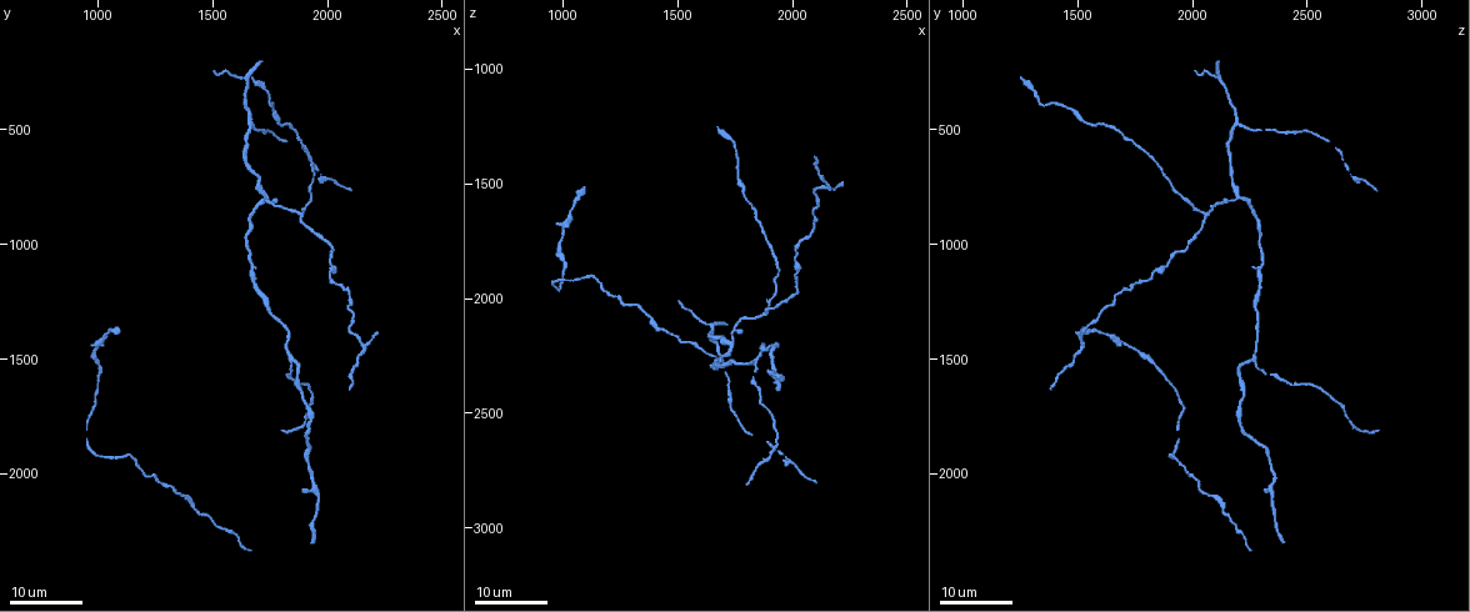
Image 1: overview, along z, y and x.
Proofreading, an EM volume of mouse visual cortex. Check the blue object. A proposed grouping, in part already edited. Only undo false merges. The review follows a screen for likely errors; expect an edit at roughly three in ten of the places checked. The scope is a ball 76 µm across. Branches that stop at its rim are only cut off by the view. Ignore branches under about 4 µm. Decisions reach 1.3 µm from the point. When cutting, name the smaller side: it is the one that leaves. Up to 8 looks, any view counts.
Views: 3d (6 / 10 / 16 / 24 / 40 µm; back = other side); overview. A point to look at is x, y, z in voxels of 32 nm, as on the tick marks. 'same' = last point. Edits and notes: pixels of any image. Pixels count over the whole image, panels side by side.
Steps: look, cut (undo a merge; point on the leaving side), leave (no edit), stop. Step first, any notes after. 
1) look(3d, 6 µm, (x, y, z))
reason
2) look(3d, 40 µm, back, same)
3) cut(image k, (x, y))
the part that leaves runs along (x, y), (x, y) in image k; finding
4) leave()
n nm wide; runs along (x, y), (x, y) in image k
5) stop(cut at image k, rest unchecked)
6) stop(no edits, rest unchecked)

look(3d, 24 µm, (1670, 470, 2210))
arms part here

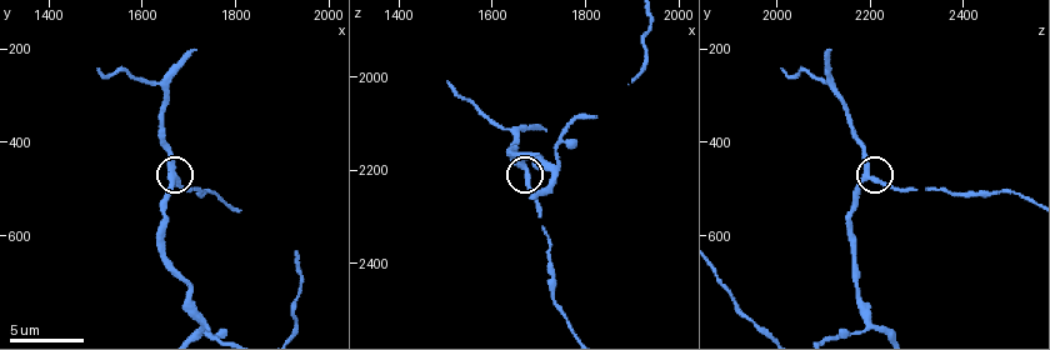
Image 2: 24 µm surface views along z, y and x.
look(3d, 10 µm, (1675, 475, 2205))

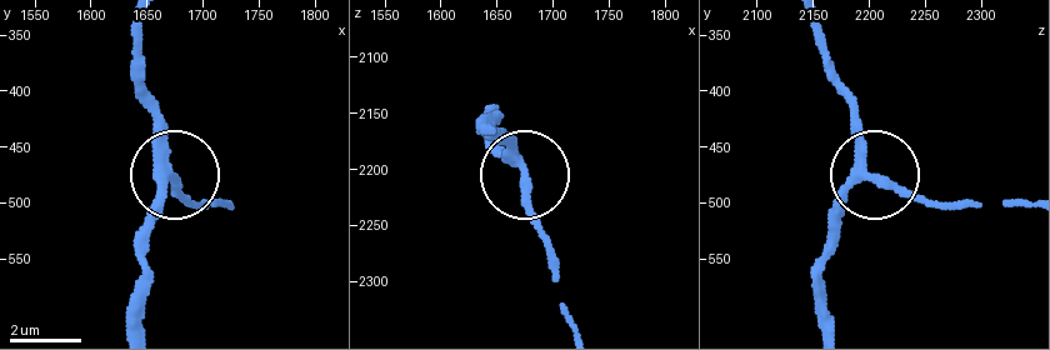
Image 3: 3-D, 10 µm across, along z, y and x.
leave()
side arm 14 µm; runs along (146, 328), (146, 220), (168, 181), (155, 98) in image 3; all the same neuron

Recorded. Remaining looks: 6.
look(3d, 16 µm, (1890, 870, 2060))
arms part here

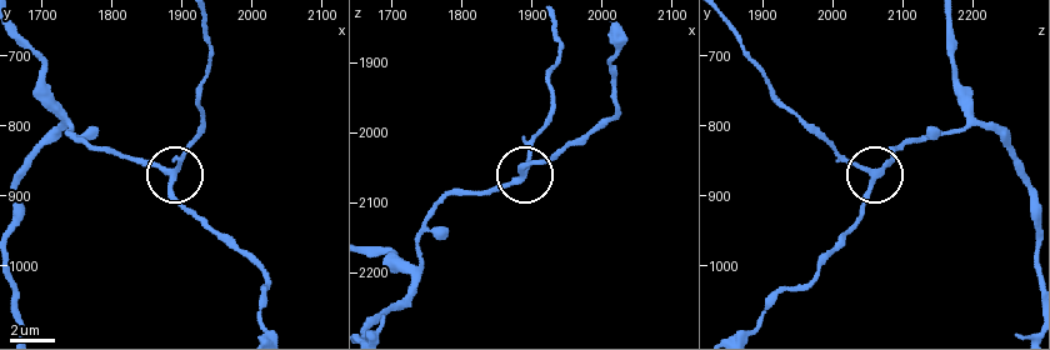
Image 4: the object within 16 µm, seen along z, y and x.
look(3d, 10 µm, (1890, 875, 2060))

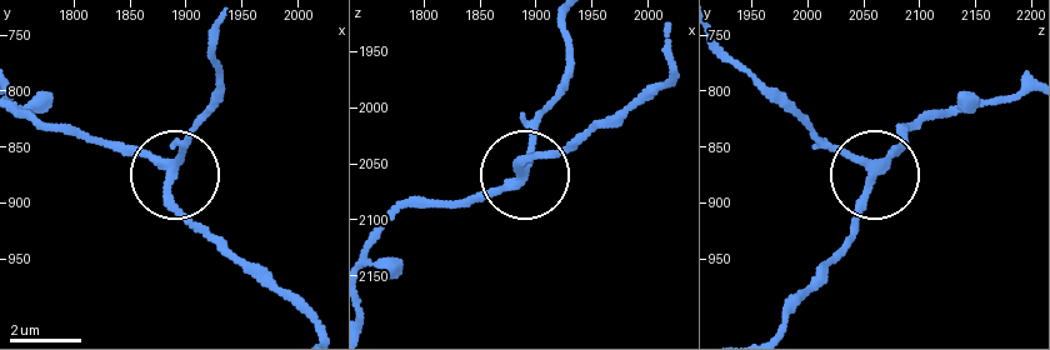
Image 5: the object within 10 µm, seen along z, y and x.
leave()
runs along (23, 113), (148, 151), (171, 170), (193, 125) in image 5; continuous, no second neuron

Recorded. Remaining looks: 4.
look(3d, 16 µm, (1830, 1510, 2280))
three-way junction

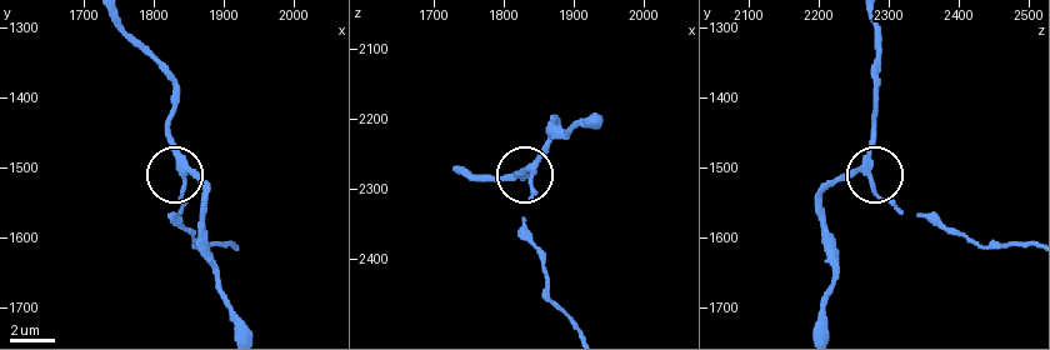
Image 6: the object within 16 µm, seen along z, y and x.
look(3d, 10 µm, (1845, 1510, 2270))
closer look

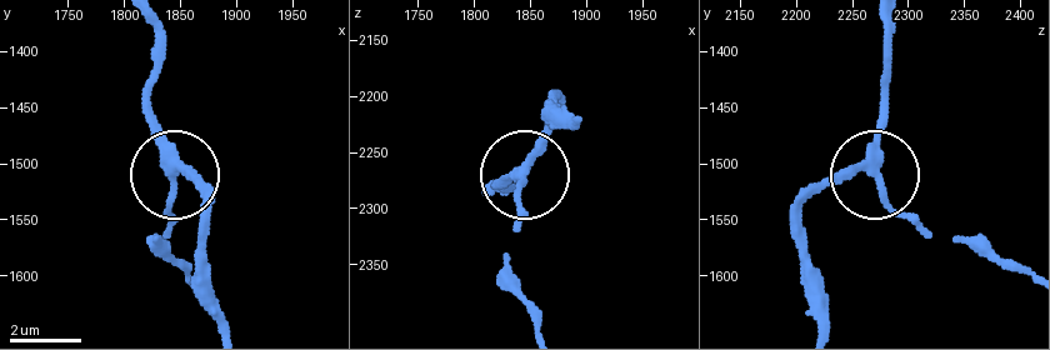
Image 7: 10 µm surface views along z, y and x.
leave()
3 arms; runs along (225, 325), (206, 271), (206, 208), (180, 175), (171, 231) in image 7; continuous, no second neuron

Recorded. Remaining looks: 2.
look(3d, 16 µm, (1730, 790, 2200))
three arms meet

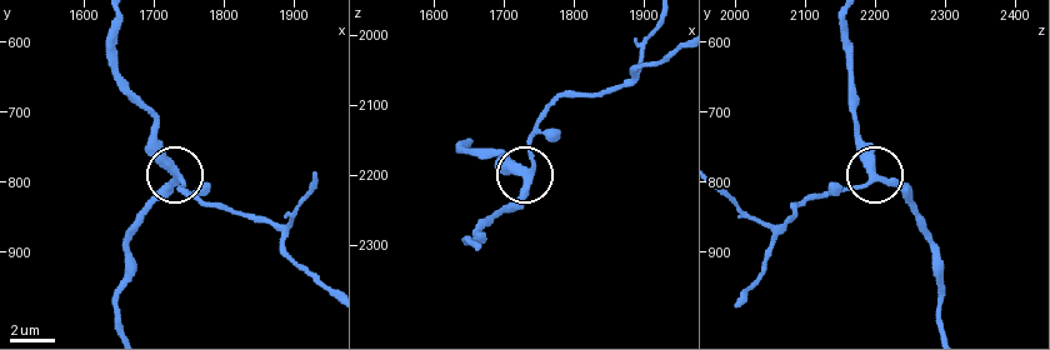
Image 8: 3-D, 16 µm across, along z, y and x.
leave()
3 arms; runs along (941, 324), (934, 240), (915, 206), (878, 173), (859, 130) in image 8; all the same neuron

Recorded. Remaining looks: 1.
stop(no edits, rest unchecked)

